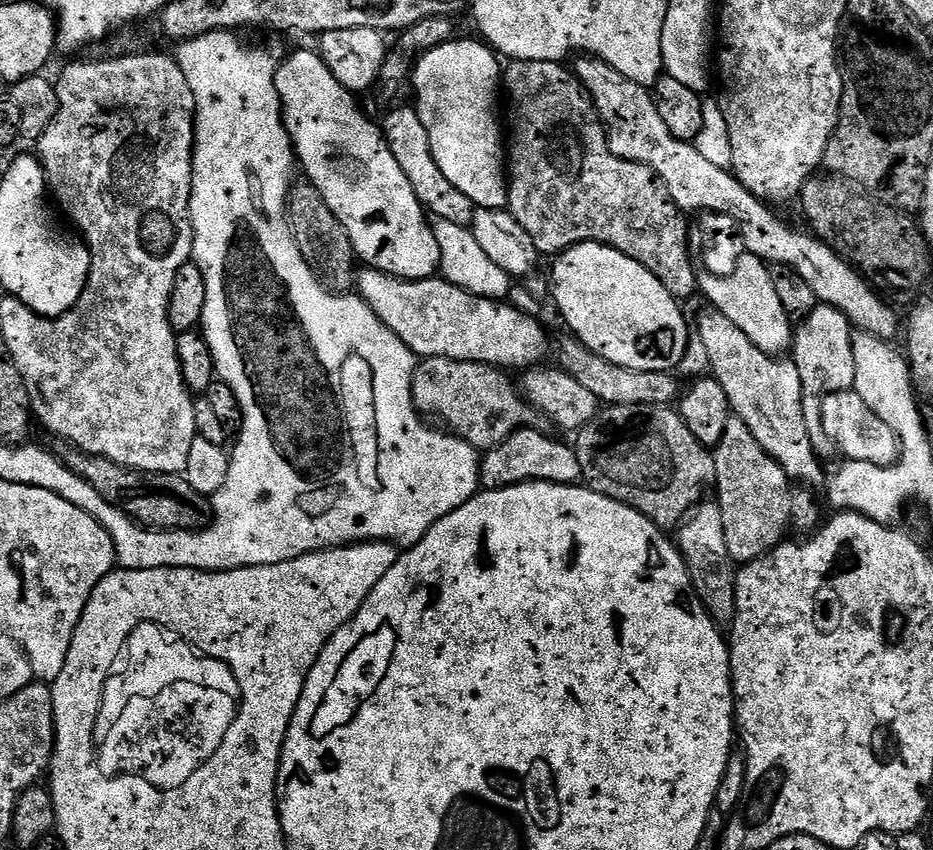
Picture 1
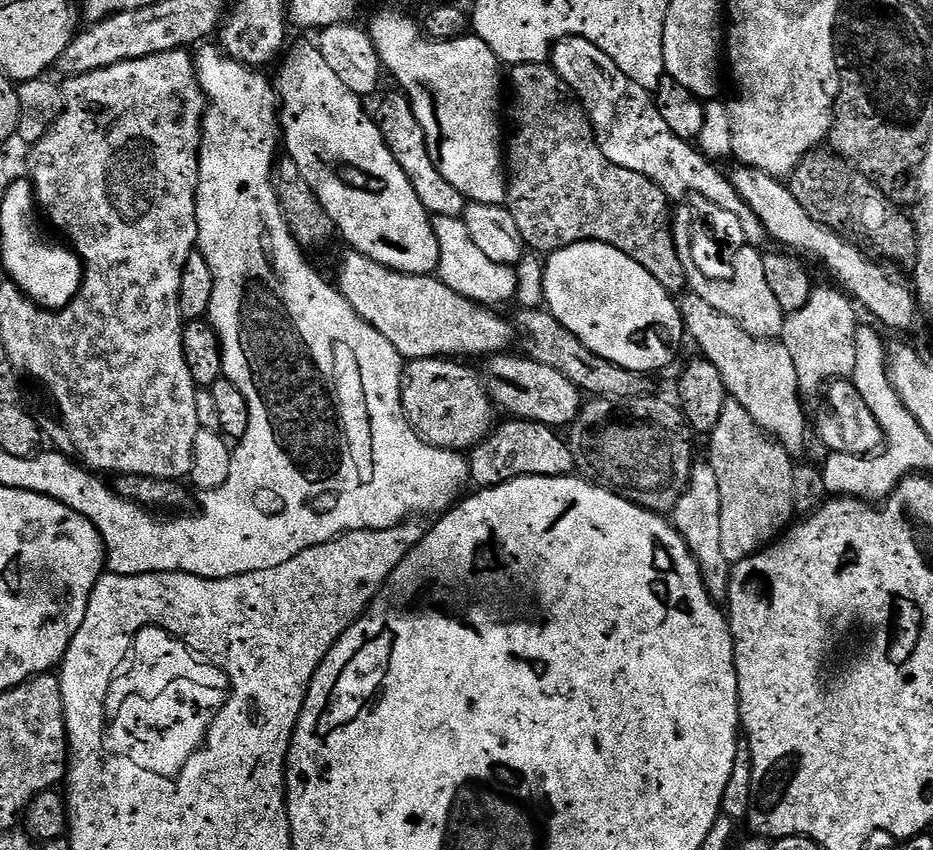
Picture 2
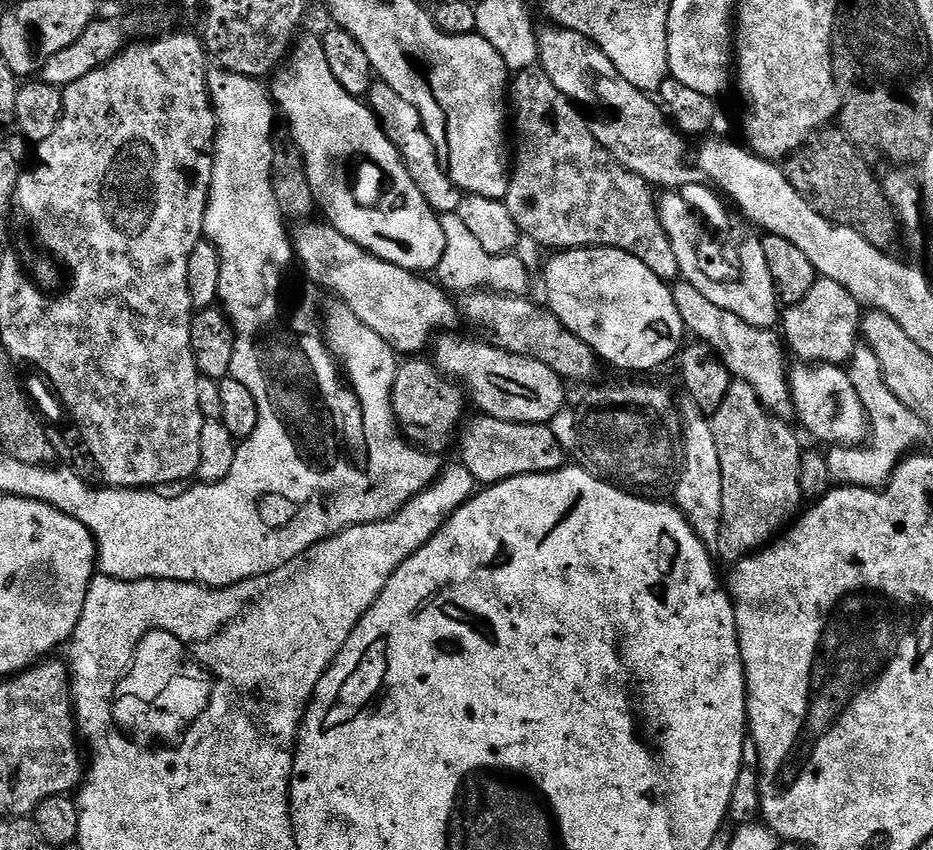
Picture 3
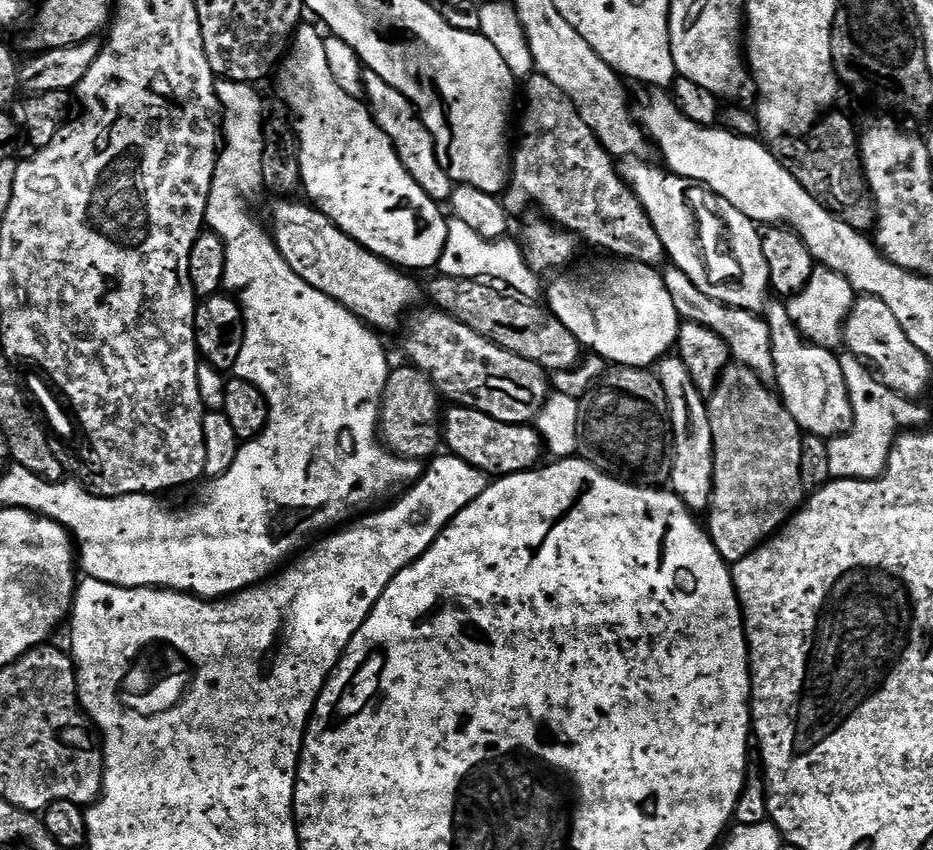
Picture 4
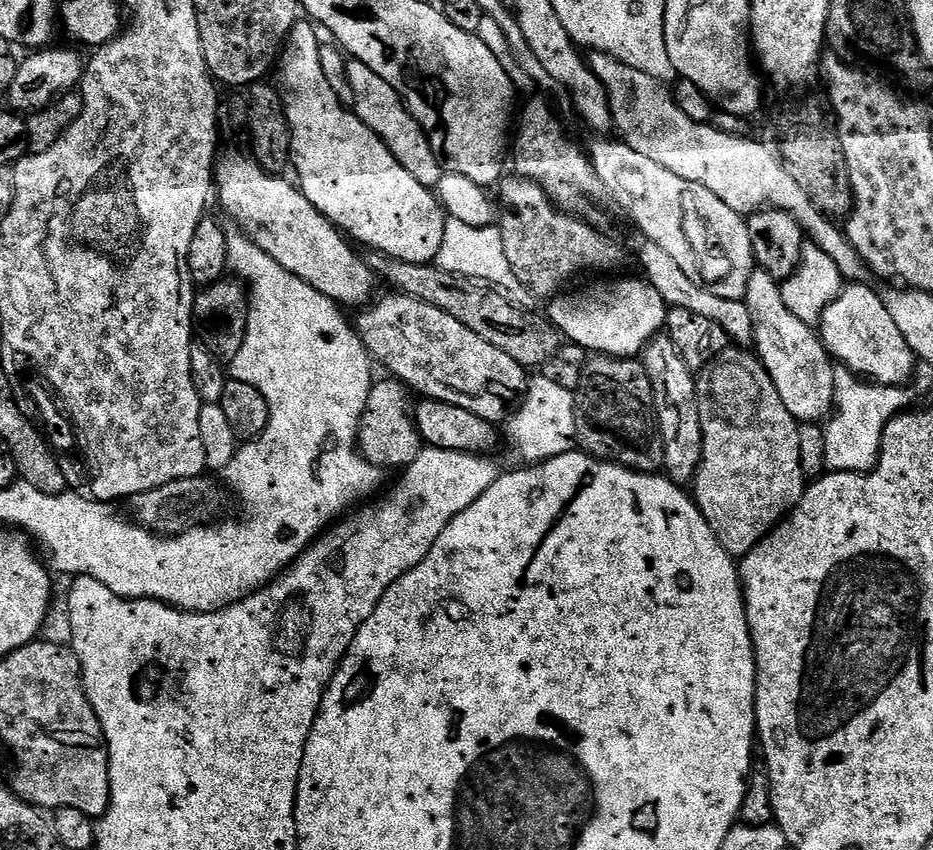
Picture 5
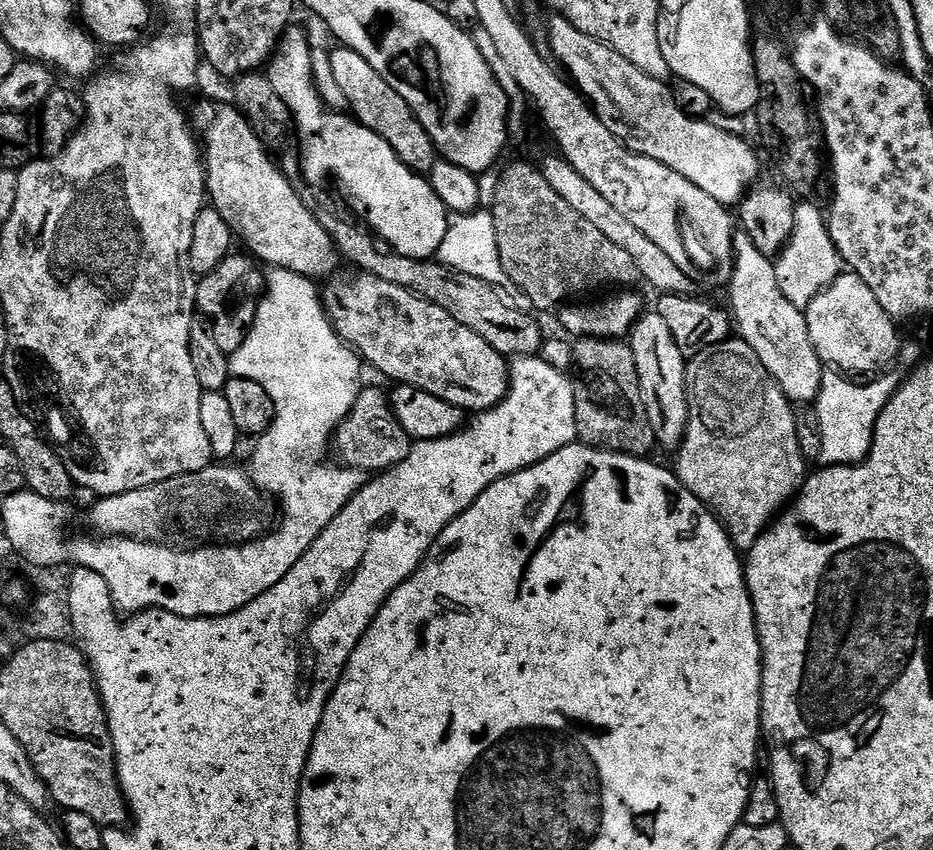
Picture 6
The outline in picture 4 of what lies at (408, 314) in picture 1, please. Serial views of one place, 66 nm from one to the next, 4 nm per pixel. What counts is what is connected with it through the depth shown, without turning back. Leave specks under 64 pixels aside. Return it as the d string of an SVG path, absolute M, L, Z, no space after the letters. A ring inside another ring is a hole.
M280 198L272 208L272 224L270 231L276 241L282 258L314 290L328 296L332 304L341 304L345 313L357 316L365 324L373 329L390 328L397 324L398 316L407 310L419 296L422 296L422 288L411 280L411 275L405 274L397 265L381 260L372 252L366 251L354 238L350 238L340 227L326 214L322 214L319 208L311 203L295 204L292 198Z

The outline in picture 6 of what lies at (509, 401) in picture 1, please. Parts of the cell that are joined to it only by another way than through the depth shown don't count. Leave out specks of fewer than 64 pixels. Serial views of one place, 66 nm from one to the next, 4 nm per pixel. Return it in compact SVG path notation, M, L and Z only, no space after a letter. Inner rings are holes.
M364 390L356 400L352 413L340 425L334 437L334 448L340 451L339 459L347 467L358 468L364 474L379 474L403 462L410 451L410 437L400 424L389 397L385 393L383 396L380 392Z

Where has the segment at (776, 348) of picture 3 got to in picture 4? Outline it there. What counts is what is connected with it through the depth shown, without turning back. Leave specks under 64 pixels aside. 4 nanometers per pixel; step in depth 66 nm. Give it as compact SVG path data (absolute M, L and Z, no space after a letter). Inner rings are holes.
M675 266L668 267L663 269L662 275L666 282L666 290L670 290L670 298L674 298L674 306L678 310L681 321L701 324L714 330L714 334L718 334L718 338L722 338L722 342L726 342L729 357L735 363L754 370L754 374L758 374L761 380L771 381L775 377L776 367L772 357L772 343L767 319L755 312L726 306L722 302L710 298L695 279L687 277L682 269Z

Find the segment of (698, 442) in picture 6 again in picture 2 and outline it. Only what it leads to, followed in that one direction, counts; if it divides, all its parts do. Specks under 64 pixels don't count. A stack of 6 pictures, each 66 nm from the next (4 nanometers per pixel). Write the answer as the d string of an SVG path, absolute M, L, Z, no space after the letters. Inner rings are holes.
M731 398L726 402L726 406L722 406L722 418L718 418L718 426L714 426L709 440L712 441L708 444L706 460L714 468L714 473L717 474L719 493L722 500L722 549L730 564L733 565L739 562L739 560L745 560L756 555L760 549L767 548L769 544L773 543L793 523L792 511L796 508L796 472L792 469L794 457L774 437L765 434L758 426L758 422L754 422L754 418L750 418L750 414L746 412L746 406L742 406L737 400Z

